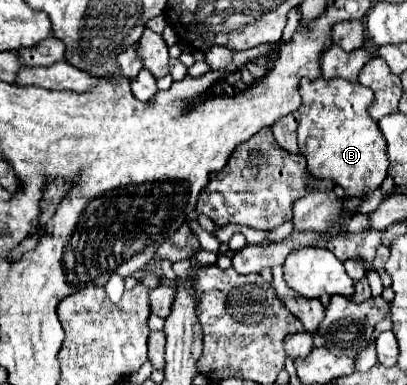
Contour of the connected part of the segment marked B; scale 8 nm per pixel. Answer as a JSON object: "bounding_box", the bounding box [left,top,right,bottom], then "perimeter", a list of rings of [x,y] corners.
{"bounding_box":[298,79,388,197],"perimeter":[[[314,79],[300,83],[302,105],[298,125],[298,147],[306,159],[310,175],[330,179],[340,185],[346,195],[360,197],[366,191],[380,187],[388,173],[386,141],[378,129],[378,123],[368,113],[374,93],[360,83],[346,79]]]}

